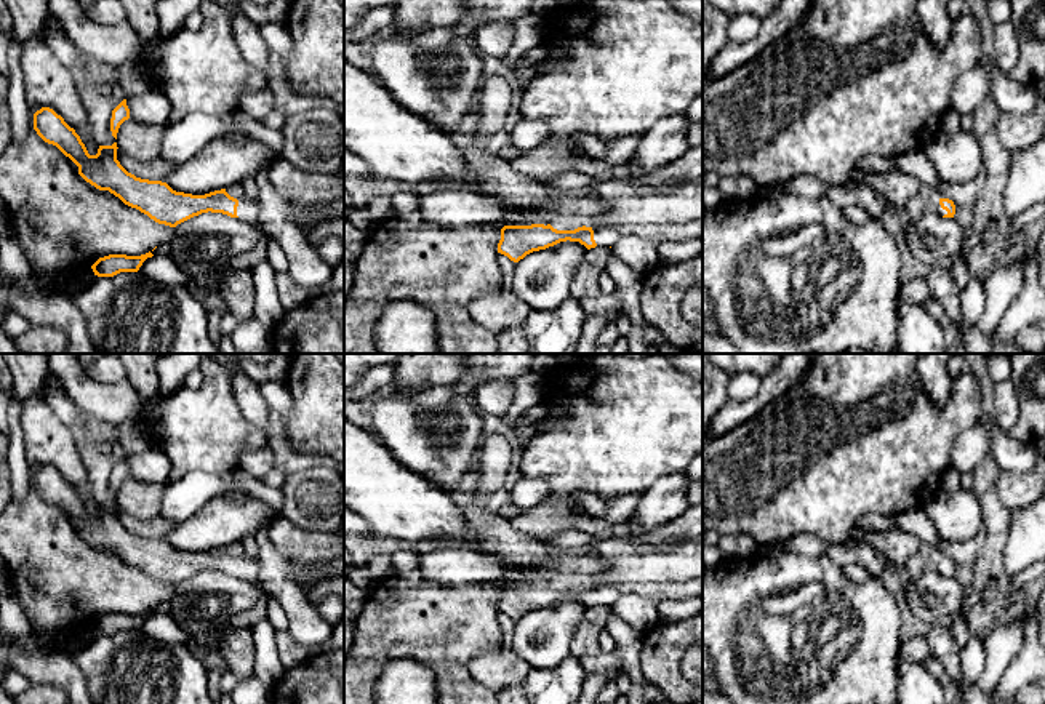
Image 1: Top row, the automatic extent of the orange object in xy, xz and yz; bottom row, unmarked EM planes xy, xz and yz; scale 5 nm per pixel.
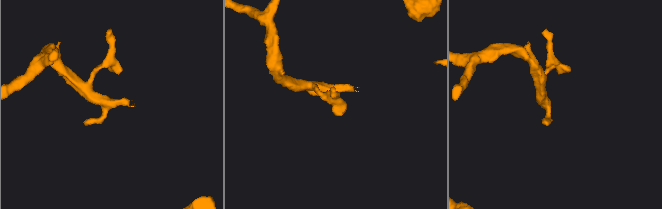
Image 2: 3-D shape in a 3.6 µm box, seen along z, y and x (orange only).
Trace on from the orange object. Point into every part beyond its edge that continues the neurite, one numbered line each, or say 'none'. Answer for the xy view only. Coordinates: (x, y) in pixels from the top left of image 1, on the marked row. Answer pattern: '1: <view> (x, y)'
1: xy (248, 208)

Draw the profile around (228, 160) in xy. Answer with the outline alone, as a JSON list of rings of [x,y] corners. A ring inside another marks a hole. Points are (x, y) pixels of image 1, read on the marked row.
[[[230,133],[211,141],[189,162],[171,165],[165,182],[176,192],[205,195],[254,178],[261,168],[270,170],[278,157],[262,142]]]

